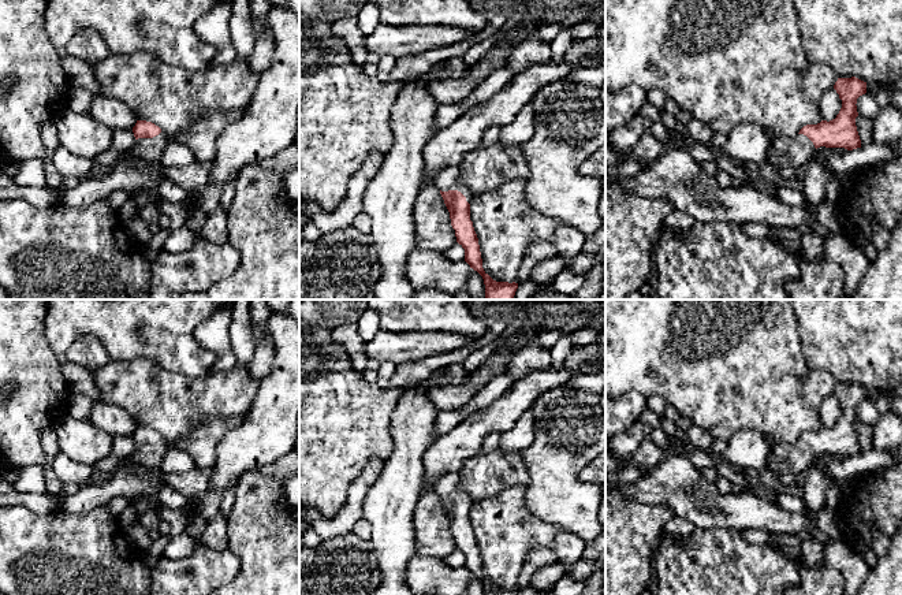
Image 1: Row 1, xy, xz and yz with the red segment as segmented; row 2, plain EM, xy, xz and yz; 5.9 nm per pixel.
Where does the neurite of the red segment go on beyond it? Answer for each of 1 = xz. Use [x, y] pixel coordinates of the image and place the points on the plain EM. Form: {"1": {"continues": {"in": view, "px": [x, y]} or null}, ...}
{"1": {"continues": {"in": "xz", "px": [447, 484]}}}

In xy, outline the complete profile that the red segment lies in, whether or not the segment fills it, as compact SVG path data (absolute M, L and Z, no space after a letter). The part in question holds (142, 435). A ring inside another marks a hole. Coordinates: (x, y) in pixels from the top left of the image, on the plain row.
M137 427L133 439L137 446L133 466L148 472L160 471L163 457L168 449L161 435L152 428Z

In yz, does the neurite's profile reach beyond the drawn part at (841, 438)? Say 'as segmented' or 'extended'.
extended

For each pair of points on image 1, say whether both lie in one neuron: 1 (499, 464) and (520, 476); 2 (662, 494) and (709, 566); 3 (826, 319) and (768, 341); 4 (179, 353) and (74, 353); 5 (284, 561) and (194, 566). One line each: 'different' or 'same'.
1: same
2: different
3: different
4: different
5: different

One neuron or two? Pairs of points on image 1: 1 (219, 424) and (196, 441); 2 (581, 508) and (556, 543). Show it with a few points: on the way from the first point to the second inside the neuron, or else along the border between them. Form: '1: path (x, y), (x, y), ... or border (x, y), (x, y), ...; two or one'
1: path (213, 430), (201, 441); one
2: border (536, 517), (576, 534), (585, 543); two

